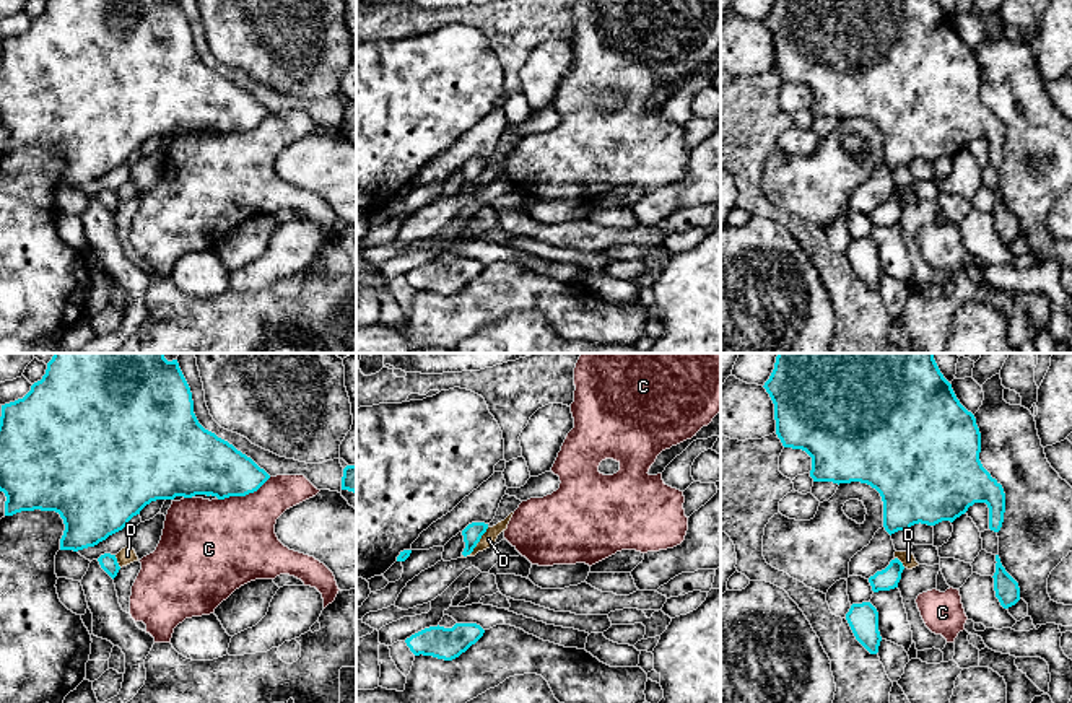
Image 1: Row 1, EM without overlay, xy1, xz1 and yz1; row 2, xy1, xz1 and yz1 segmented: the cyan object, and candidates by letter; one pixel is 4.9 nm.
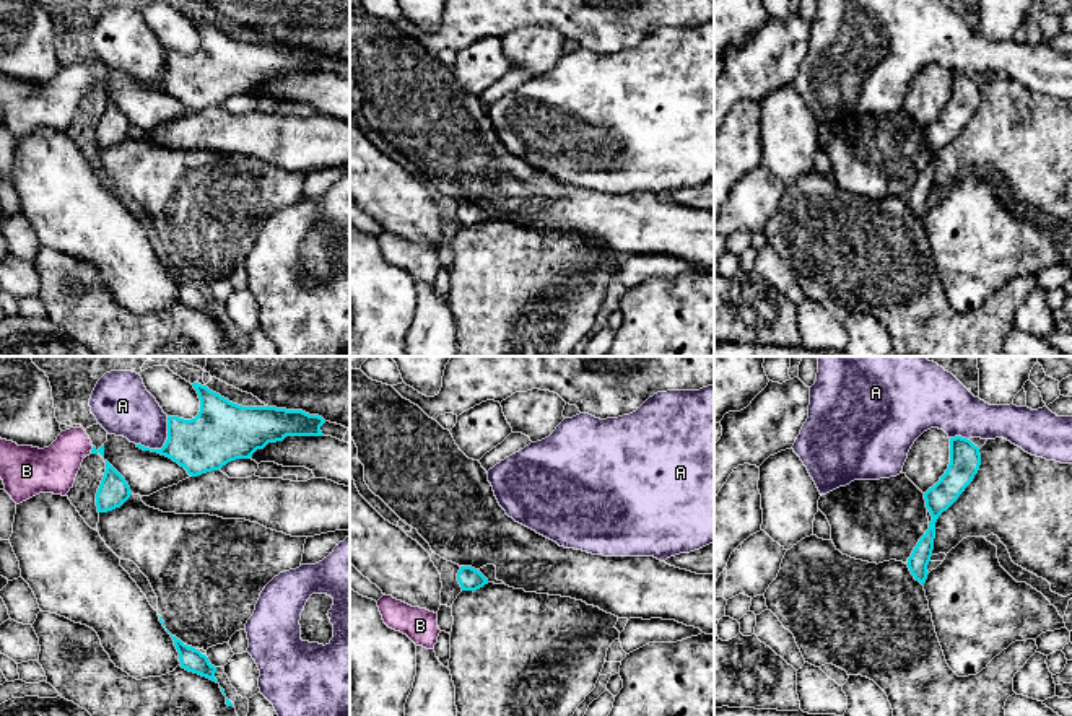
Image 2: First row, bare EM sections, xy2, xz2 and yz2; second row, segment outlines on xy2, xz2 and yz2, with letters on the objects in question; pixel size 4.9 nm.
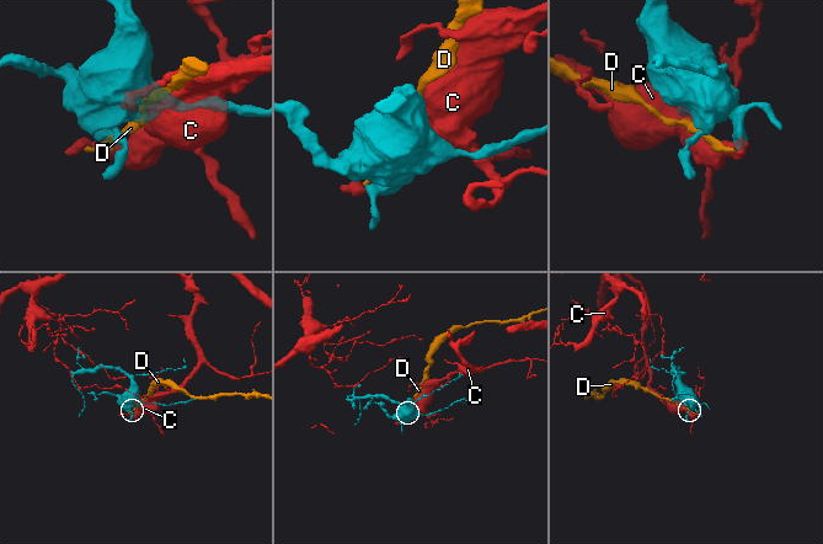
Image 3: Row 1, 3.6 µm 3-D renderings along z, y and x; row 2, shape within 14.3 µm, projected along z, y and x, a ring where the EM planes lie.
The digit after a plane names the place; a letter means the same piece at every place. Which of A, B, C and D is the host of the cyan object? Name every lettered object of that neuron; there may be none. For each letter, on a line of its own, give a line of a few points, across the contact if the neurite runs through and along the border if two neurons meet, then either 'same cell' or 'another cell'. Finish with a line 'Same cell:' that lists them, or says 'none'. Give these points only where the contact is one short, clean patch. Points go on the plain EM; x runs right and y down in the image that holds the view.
A: another cell
B: line xy2 (101, 85), (91, 85), (72, 85), (52, 104); same cell
C: another cell
D: line xz1 (488, 163), (477, 181), (464, 192); another cell
Same cell: B

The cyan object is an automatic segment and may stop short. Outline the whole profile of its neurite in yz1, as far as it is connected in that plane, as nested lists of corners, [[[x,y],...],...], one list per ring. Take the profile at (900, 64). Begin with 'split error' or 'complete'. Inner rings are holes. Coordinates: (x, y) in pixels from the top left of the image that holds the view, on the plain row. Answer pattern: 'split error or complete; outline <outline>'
complete; outline [[[774,0],[763,23],[774,39],[782,81],[812,93],[813,117],[861,117],[875,124],[890,171],[919,158],[953,158],[974,138],[987,140],[989,164],[1000,166],[1004,124],[979,96],[974,50],[960,39],[937,0]]]

